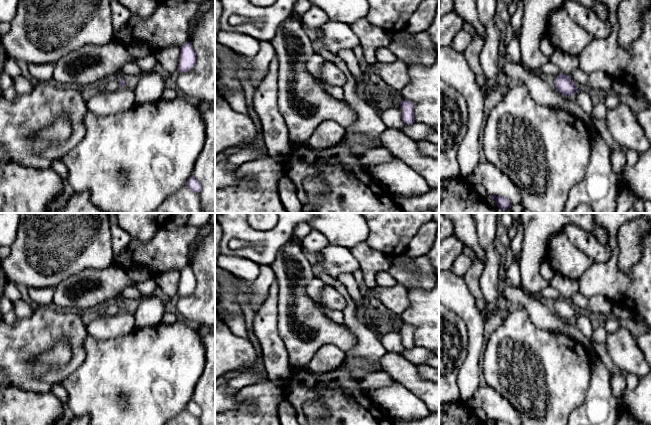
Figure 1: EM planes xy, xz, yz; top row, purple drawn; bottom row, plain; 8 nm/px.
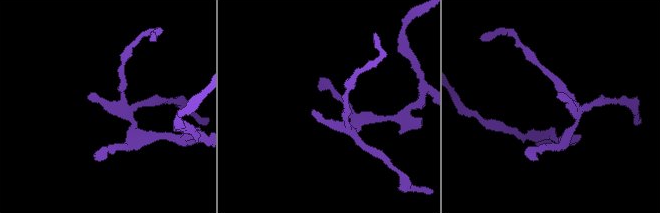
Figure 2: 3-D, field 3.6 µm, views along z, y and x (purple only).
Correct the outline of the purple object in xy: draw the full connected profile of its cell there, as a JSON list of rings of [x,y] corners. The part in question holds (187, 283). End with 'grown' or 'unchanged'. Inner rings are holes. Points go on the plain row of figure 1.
[[[185,266],[180,271],[180,282],[178,287],[177,297],[188,296],[196,286],[196,279],[192,267]]]; unchanged

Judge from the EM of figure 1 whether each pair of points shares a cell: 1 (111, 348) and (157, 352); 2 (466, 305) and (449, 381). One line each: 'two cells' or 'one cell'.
1: one cell
2: two cells

